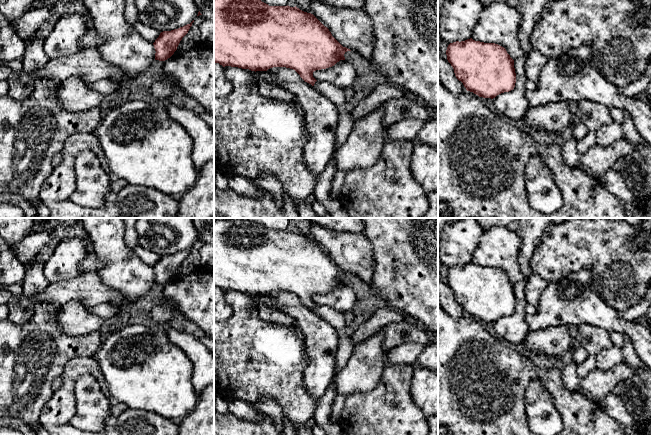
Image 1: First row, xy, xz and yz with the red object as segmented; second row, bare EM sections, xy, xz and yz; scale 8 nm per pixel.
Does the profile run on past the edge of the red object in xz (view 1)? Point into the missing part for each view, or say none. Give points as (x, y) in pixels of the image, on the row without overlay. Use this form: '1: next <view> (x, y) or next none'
1: next xz (337, 319)

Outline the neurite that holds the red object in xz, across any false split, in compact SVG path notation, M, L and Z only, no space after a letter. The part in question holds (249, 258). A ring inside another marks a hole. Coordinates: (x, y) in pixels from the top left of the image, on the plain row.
M241 218L214 220L214 286L223 291L238 291L255 296L273 291L295 294L305 306L317 312L337 331L339 347L335 375L345 367L352 355L351 332L346 330L342 312L317 305L313 296L345 284L347 275L351 274L343 271L313 238L296 230L269 230L259 223L246 222Z

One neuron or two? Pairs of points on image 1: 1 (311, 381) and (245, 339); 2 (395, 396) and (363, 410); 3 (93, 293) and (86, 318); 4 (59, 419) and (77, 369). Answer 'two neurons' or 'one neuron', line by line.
1: two neurons
2: one neuron
3: two neurons
4: one neuron

